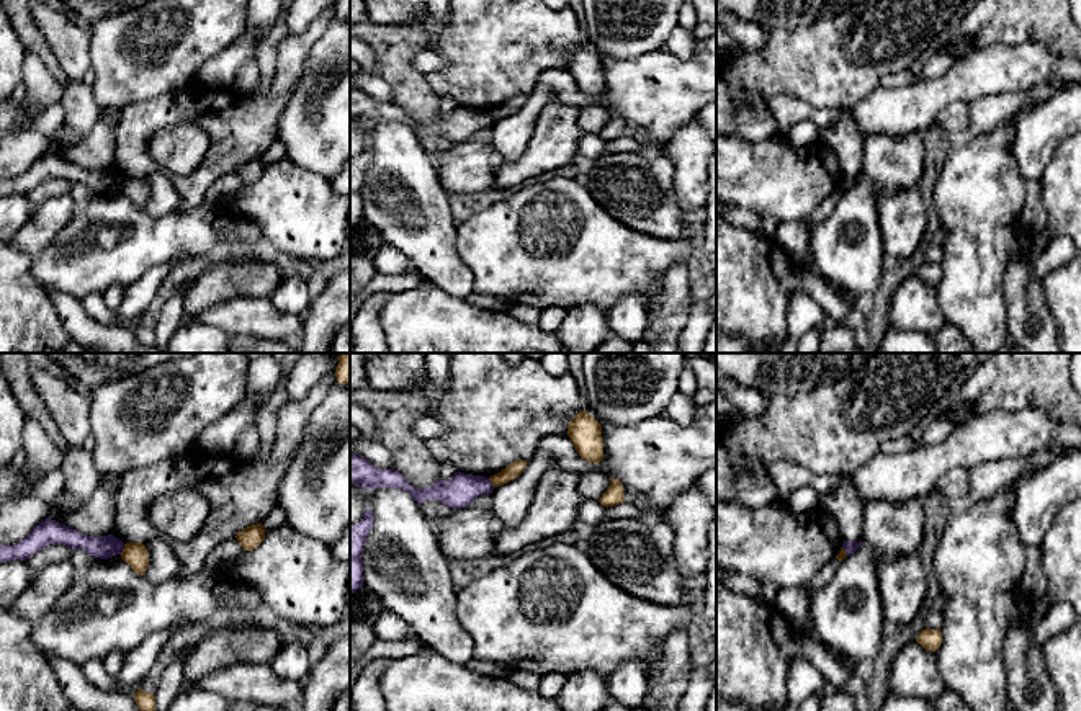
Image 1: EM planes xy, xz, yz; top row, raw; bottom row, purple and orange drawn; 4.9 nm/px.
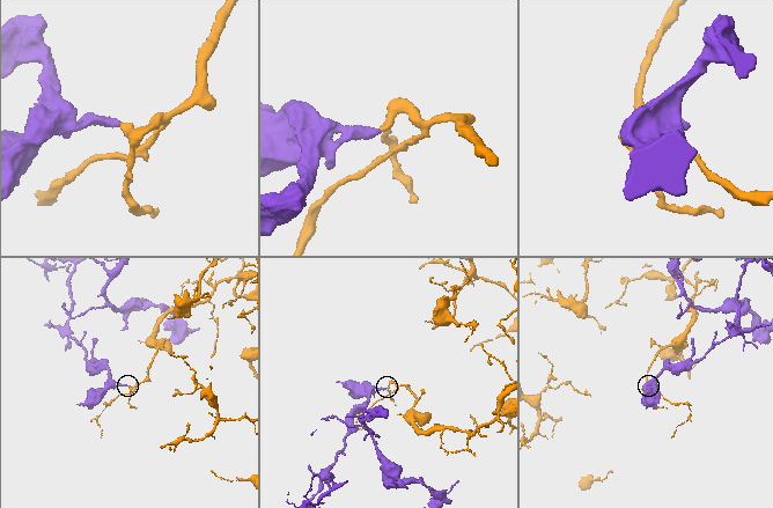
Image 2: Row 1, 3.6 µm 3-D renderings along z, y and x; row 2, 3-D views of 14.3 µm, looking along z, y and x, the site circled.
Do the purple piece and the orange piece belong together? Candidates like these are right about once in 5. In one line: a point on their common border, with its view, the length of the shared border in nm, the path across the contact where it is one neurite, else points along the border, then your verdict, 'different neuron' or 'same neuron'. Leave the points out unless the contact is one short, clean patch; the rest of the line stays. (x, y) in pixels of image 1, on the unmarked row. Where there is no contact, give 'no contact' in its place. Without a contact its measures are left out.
meets purple in xy at (121, 183); contact 50 nm long; border along xy (125, 178), (120, 187); different neuron

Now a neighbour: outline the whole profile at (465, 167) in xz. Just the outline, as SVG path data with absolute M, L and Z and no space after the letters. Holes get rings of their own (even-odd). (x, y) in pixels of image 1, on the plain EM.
M469 137L453 142L433 159L440 180L450 195L481 193L494 188L499 159L491 142Z

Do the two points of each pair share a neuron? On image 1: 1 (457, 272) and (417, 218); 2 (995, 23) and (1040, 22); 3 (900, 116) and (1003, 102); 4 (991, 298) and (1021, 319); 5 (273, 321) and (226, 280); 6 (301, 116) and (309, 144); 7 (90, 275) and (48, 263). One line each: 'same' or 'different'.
1: same
2: same
3: different
4: different
5: different
6: same
7: same

